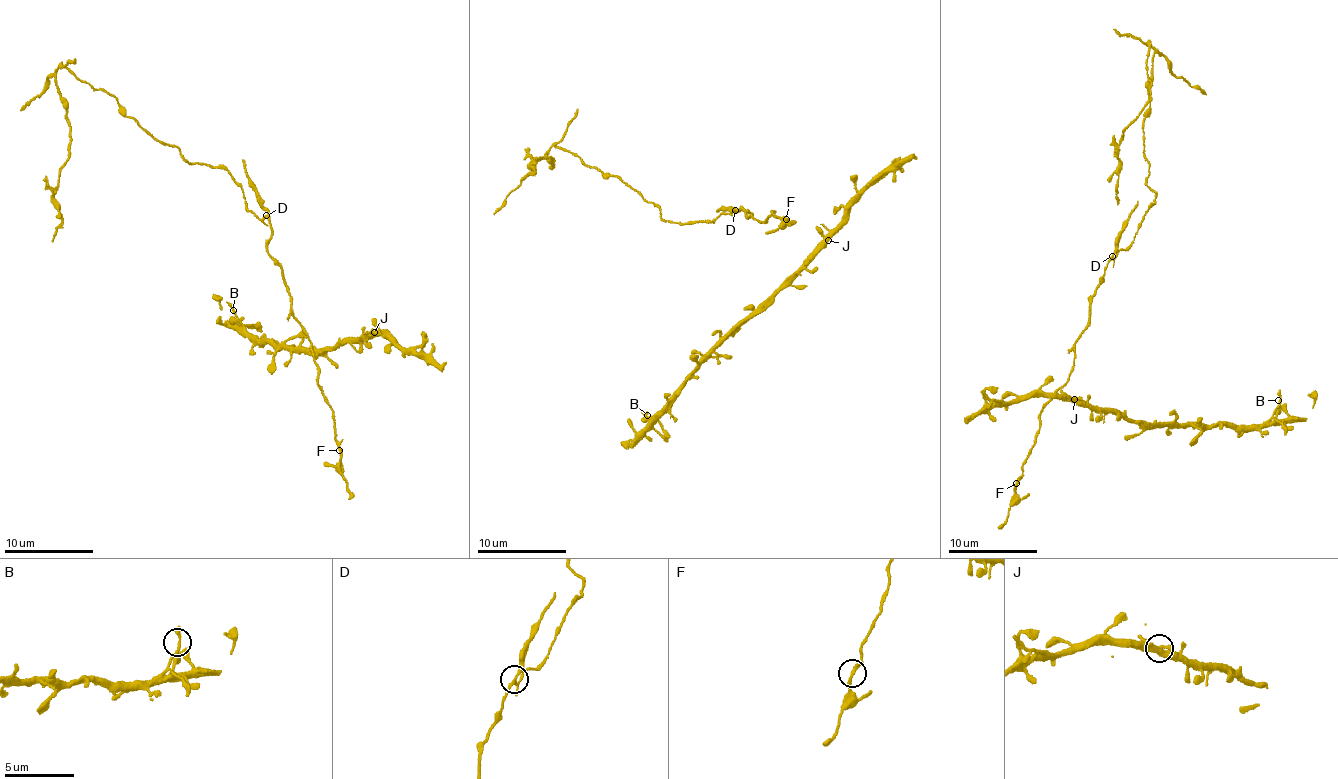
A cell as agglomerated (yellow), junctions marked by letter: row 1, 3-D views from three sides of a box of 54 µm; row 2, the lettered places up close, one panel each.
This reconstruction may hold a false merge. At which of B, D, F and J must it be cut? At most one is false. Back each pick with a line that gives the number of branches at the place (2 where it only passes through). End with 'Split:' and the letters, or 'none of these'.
D: Branches: 4
Split: D

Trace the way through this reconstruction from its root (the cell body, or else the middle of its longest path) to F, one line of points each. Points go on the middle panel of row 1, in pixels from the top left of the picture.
F: (737, 211), (744, 210), (745, 218), (751, 213), (763, 223), (773, 211), (774, 218), (786, 219)

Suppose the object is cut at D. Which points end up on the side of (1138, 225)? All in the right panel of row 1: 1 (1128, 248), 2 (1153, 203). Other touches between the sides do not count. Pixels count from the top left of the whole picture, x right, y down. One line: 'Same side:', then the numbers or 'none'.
Same side: 1, 2

